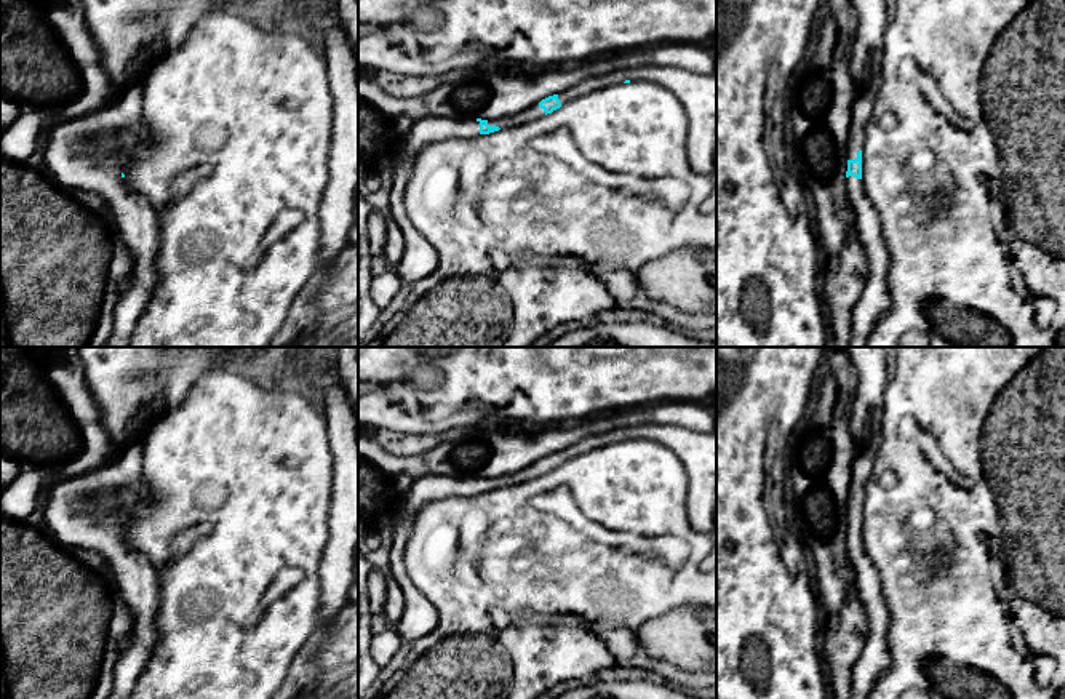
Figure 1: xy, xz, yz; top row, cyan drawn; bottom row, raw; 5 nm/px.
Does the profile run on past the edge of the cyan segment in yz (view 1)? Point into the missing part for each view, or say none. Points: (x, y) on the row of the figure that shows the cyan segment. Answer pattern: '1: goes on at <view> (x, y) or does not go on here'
1: goes on at yz (875, 299)

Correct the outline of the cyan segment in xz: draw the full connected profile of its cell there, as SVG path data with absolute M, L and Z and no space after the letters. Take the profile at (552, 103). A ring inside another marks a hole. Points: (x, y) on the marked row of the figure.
M638 66L611 70L598 77L585 78L571 88L548 96L529 109L494 120L469 120L427 117L417 120L403 136L393 152L392 186L389 189L390 214L405 237L405 254L397 267L403 283L416 283L427 278L438 266L437 248L414 227L409 219L403 194L414 157L429 144L451 138L478 138L512 125L525 125L552 114L574 98L590 93L593 86L604 88L633 80L651 80L662 85L681 102L688 117L686 150L691 168L700 174L716 171L716 72L696 74L668 66Z

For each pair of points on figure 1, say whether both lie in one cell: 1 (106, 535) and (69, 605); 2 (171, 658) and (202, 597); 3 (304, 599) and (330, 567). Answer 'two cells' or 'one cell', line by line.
1: two cells
2: one cell
3: two cells

